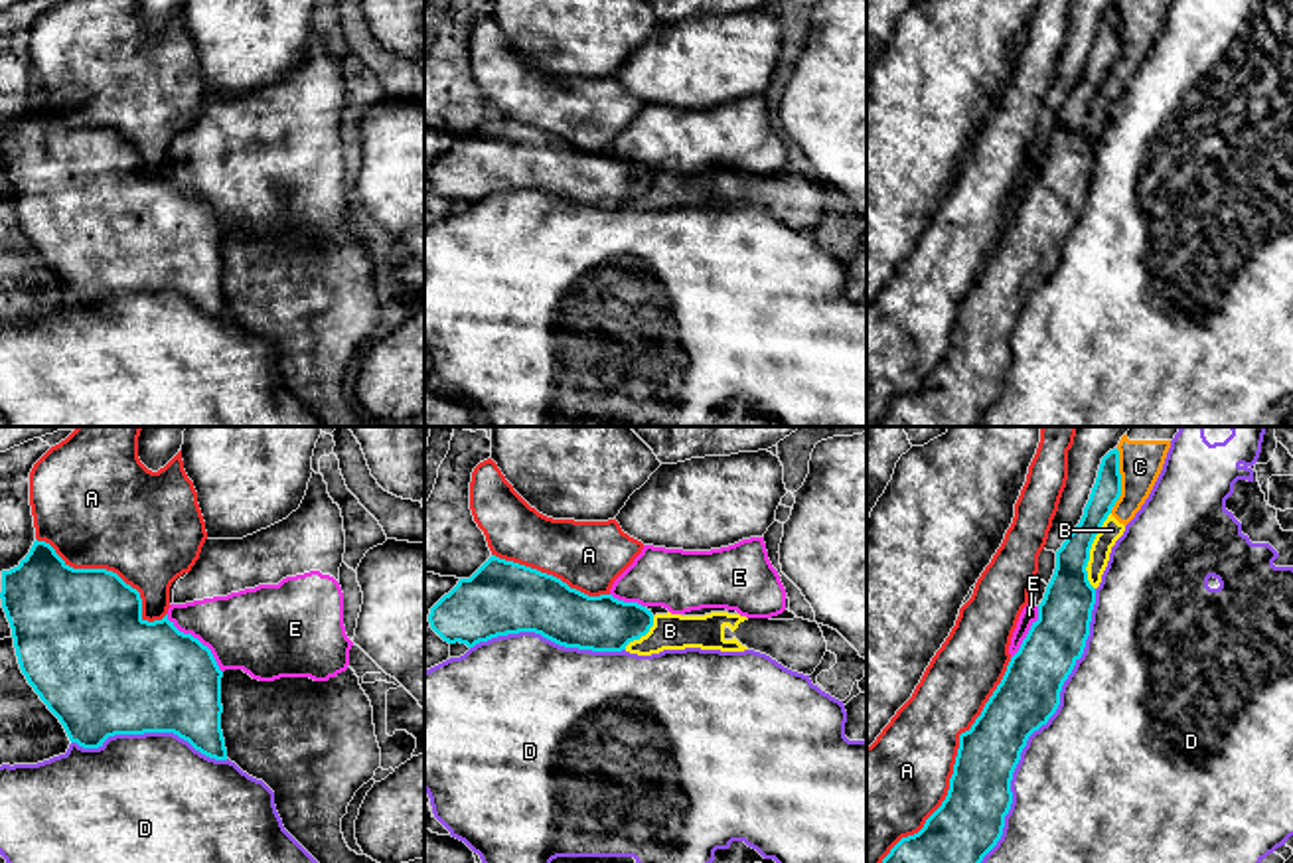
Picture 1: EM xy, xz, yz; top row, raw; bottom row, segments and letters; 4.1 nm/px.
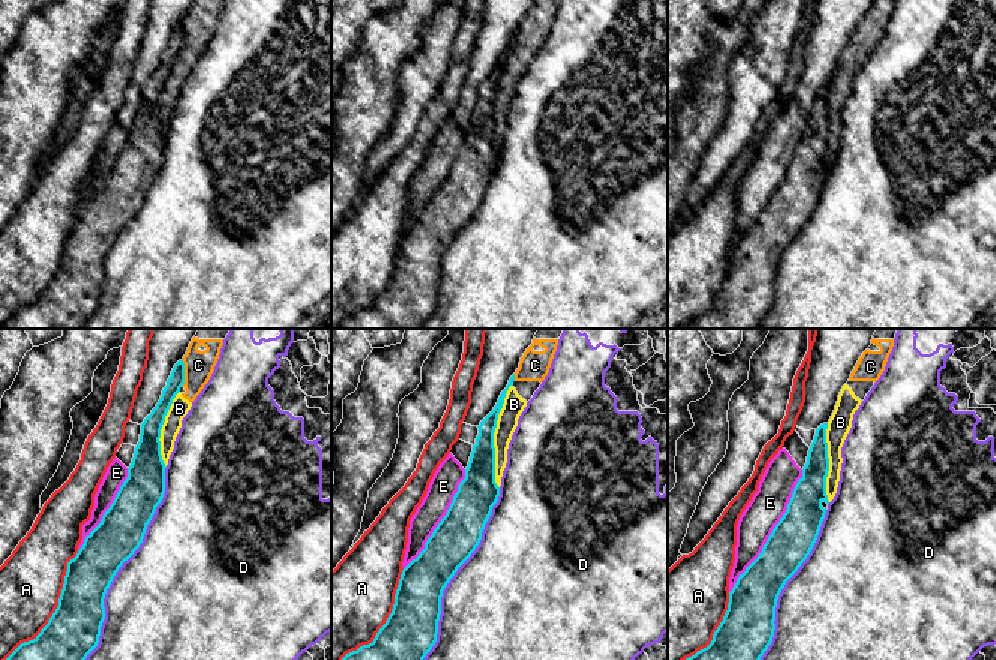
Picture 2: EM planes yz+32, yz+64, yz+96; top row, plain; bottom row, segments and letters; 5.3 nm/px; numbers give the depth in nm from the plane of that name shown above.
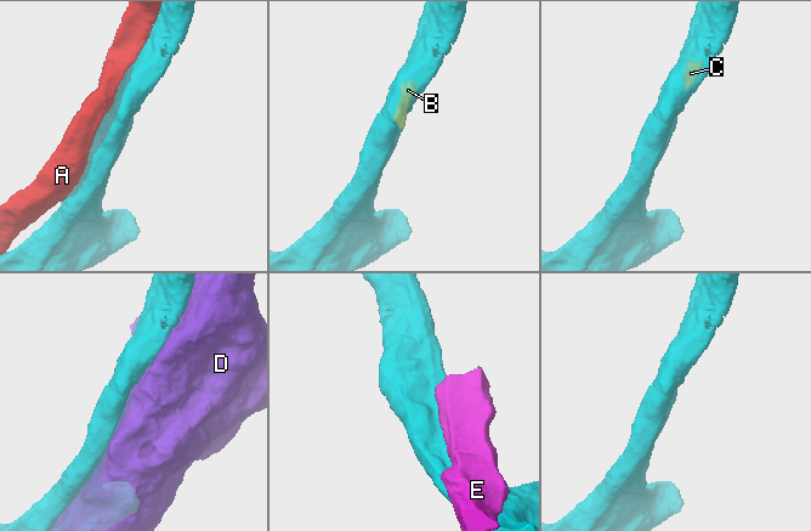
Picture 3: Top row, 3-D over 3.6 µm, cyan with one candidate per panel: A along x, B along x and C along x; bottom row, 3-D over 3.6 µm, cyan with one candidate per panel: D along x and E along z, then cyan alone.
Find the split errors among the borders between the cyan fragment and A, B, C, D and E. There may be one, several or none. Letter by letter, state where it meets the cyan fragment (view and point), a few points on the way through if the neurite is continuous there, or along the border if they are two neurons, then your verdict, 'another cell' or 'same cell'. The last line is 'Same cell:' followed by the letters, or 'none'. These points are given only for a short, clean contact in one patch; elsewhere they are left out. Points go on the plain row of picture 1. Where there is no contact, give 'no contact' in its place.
A: meets cyan in yz at (954, 324); another cell
B: meets cyan in yz at (1088, 109); another cell
C: meets cyan in yz at (1120, 36); border along yz (1118, 6), (1120, 56), (1112, 64); another cell
D: meets cyan in yz at (1039, 285); another cell
E: meets cyan in xy at (196, 196); another cell
Same cell: none

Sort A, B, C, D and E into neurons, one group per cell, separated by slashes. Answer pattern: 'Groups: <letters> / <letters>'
Groups: A / B C / D / E

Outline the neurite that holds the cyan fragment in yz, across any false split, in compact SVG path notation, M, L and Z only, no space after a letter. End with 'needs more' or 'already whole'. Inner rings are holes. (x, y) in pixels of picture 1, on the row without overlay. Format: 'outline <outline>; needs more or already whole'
outline M1109 8L1100 22L1096 41L1084 65L1080 81L1066 95L1056 109L1056 126L1046 144L1044 156L1038 162L1038 178L1032 180L1019 209L1011 215L1007 229L985 261L981 273L969 288L959 292L959 306L950 336L950 348L942 363L926 377L924 385L908 395L902 395L890 411L882 417L878 427L977 427L983 415L997 403L1003 393L1005 373L1013 361L1011 338L1027 304L1028 294L1038 288L1056 271L1060 263L1060 249L1076 219L1082 215L1086 197L1090 194L1092 168L1096 162L1096 146L1088 138L1090 107L1100 91L1111 65L1121 53L1119 8Z; already whole

